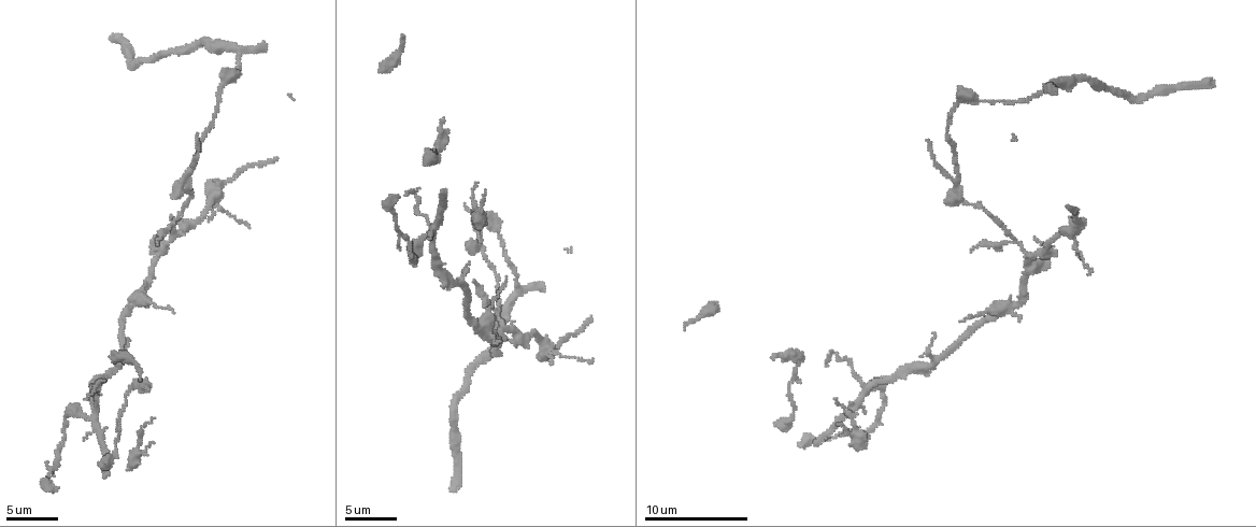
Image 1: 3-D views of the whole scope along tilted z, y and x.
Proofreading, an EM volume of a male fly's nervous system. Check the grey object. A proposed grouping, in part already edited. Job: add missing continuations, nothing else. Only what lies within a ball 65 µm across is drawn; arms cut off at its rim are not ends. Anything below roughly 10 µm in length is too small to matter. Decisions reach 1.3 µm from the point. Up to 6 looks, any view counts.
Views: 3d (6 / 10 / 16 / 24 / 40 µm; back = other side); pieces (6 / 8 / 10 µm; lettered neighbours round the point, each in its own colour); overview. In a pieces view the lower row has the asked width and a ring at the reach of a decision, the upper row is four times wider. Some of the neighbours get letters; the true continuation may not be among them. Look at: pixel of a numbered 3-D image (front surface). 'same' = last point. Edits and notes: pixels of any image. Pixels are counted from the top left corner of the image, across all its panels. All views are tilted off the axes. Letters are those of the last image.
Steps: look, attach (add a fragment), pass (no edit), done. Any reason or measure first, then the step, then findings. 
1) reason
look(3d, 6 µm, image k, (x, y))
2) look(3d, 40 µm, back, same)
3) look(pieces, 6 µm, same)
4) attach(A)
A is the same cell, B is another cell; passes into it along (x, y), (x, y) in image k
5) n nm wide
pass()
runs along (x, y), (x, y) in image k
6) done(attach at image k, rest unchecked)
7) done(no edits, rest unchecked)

thin end
look(pieces, 8 µm, image 1, (474, 279))

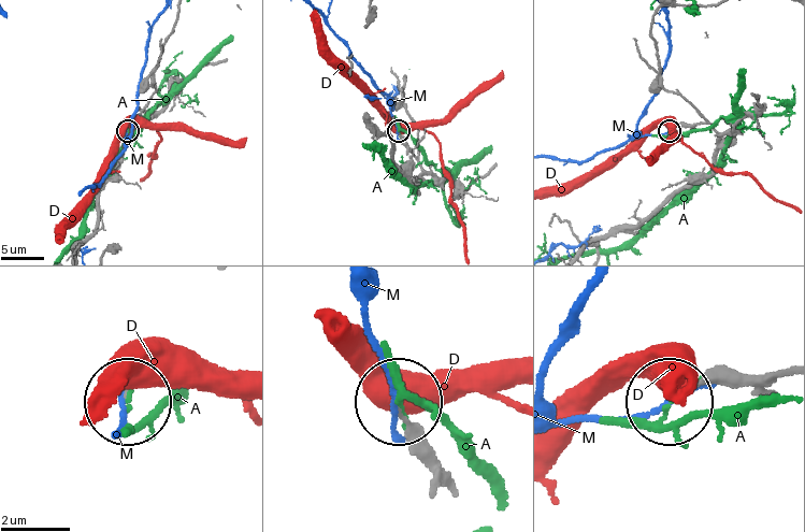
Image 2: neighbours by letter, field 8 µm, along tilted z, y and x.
pass()
A, D and M are other cells; no lettered fragment goes on from it

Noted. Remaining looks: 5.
tapers out
look(pieces, 6 µm, image 1, (826, 364))

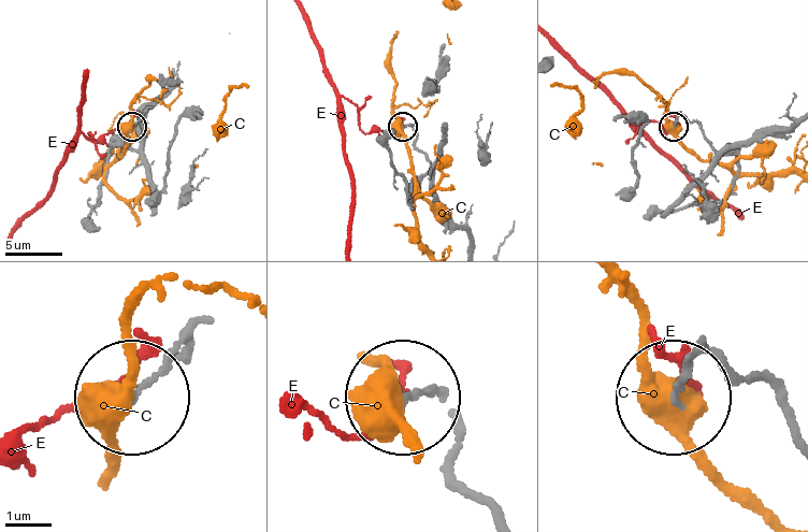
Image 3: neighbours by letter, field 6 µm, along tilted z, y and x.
pass()
C and E are other cells; runs along (787, 414), (765, 383), (709, 355), (673, 392) in image 3; no lettered fragment goes on from it

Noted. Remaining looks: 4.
an open end
look(pieces, 8 µm, image 1, (928, 141))

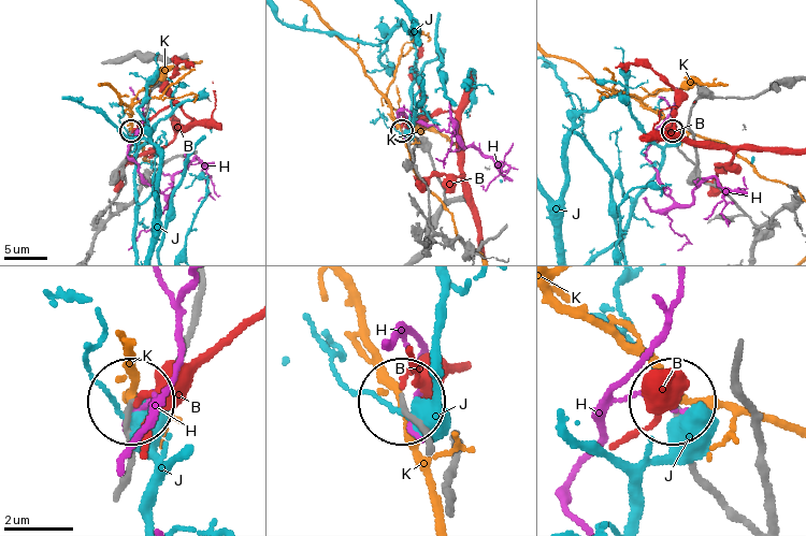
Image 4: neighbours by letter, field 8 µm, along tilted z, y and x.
pass()
B, H, J and K are other cells; none of them fits

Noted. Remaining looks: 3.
done(no edits, rest unchecked)

